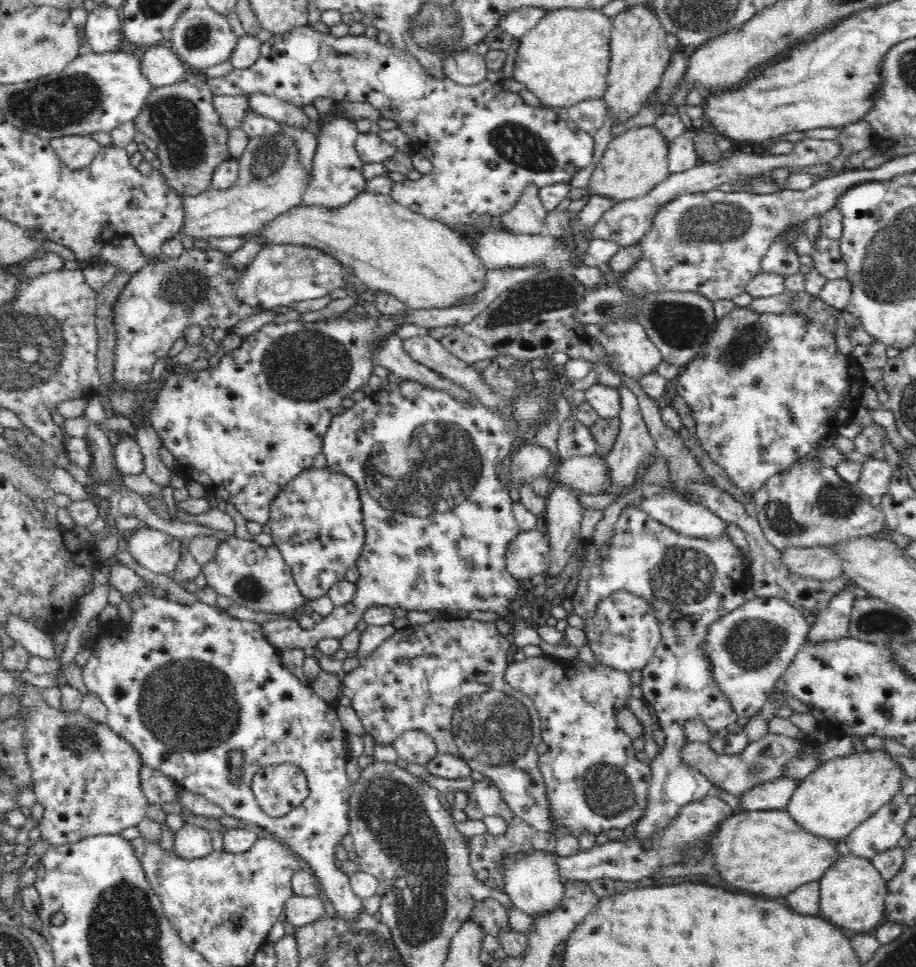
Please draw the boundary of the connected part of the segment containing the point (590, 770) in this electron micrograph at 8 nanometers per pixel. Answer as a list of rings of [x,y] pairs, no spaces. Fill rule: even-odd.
[[[544,655],[536,658],[526,658],[522,662],[511,661],[505,672],[505,679],[508,684],[520,692],[529,696],[535,704],[541,718],[541,742],[548,744],[548,751],[539,756],[539,767],[543,777],[545,778],[545,785],[547,786],[548,798],[551,804],[551,813],[553,820],[559,828],[563,828],[566,834],[573,834],[580,836],[582,833],[600,834],[600,832],[612,830],[612,828],[626,828],[633,822],[639,821],[646,810],[647,796],[650,784],[650,768],[636,759],[636,751],[632,746],[632,740],[626,732],[620,728],[617,720],[617,711],[629,709],[629,702],[634,698],[632,696],[632,680],[630,673],[616,670],[611,666],[606,666],[599,661],[594,663],[586,663],[580,661],[578,666],[572,663],[572,660],[562,660],[554,658],[550,655]]]

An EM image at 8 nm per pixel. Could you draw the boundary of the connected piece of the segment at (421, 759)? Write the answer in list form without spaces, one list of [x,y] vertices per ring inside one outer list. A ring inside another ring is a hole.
[[[408,730],[393,740],[399,758],[426,766],[439,752],[436,741],[424,730]]]

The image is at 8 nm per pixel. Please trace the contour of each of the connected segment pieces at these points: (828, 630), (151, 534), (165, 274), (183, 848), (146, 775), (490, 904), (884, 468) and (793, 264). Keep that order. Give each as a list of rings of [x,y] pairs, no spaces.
[[[846,579],[847,586],[830,600],[830,603],[816,615],[816,621],[808,633],[808,644],[838,642],[848,638],[851,613],[855,598],[861,594],[860,587],[852,579]]]
[[[141,526],[128,538],[127,551],[153,574],[171,576],[180,560],[180,542],[167,532]]]
[[[208,246],[203,249],[193,247],[184,250],[184,254],[178,258],[166,255],[158,263],[148,263],[131,276],[118,294],[112,310],[117,334],[113,379],[120,387],[132,390],[148,383],[152,379],[154,362],[167,356],[174,343],[184,339],[190,326],[212,328],[213,331],[221,328],[226,334],[232,334],[236,324],[255,314],[271,312],[290,317],[297,315],[288,305],[260,308],[242,302],[237,297],[235,286],[237,280],[245,275],[247,266],[242,270],[232,268],[227,264],[231,254]]]
[[[185,823],[175,833],[173,850],[184,859],[203,858],[211,854],[214,848],[212,834],[206,827]]]
[[[144,765],[140,769],[141,787],[149,804],[170,804],[184,789],[171,776],[162,774],[160,770],[149,769]]]
[[[494,899],[476,902],[476,906],[472,908],[470,913],[469,920],[480,925],[485,934],[492,934],[496,937],[502,930],[510,928],[507,907]]]
[[[873,456],[863,462],[861,475],[857,485],[866,498],[871,498],[874,506],[881,506],[883,494],[891,485],[894,463],[888,459],[876,459]]]
[[[778,239],[768,248],[766,256],[762,259],[761,271],[792,276],[804,270],[800,260],[800,255],[788,242]]]

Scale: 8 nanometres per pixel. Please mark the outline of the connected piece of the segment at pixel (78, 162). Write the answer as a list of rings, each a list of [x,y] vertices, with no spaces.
[[[85,135],[52,138],[49,144],[60,161],[66,167],[75,170],[90,166],[104,148],[91,138],[86,138]]]

